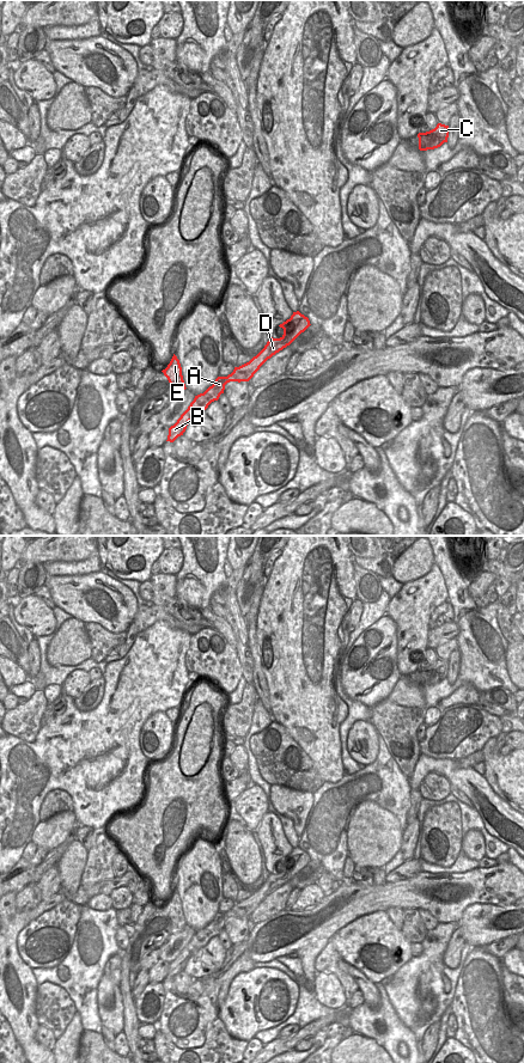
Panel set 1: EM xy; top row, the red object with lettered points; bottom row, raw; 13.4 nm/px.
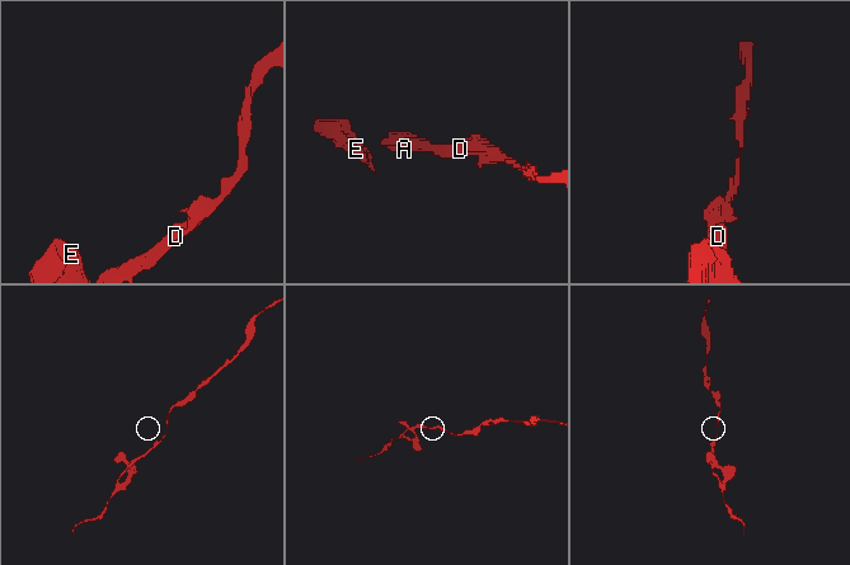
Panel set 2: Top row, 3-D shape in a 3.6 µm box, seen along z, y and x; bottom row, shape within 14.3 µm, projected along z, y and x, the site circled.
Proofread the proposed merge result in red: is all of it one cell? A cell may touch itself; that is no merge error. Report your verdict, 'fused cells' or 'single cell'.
single cell

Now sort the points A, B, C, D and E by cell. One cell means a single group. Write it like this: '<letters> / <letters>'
A B C D E

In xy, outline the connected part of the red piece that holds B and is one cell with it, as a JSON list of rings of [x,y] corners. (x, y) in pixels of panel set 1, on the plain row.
[[[299,847],[293,848],[290,855],[279,861],[284,865],[284,870],[280,874],[269,874],[264,884],[249,898],[234,903],[233,908],[227,912],[218,912],[214,920],[203,929],[195,931],[188,945],[181,951],[177,958],[169,964],[166,977],[173,978],[178,972],[183,971],[188,959],[200,948],[205,947],[212,937],[219,935],[220,930],[224,929],[227,918],[249,917],[268,894],[290,881],[310,861],[307,853]]]

